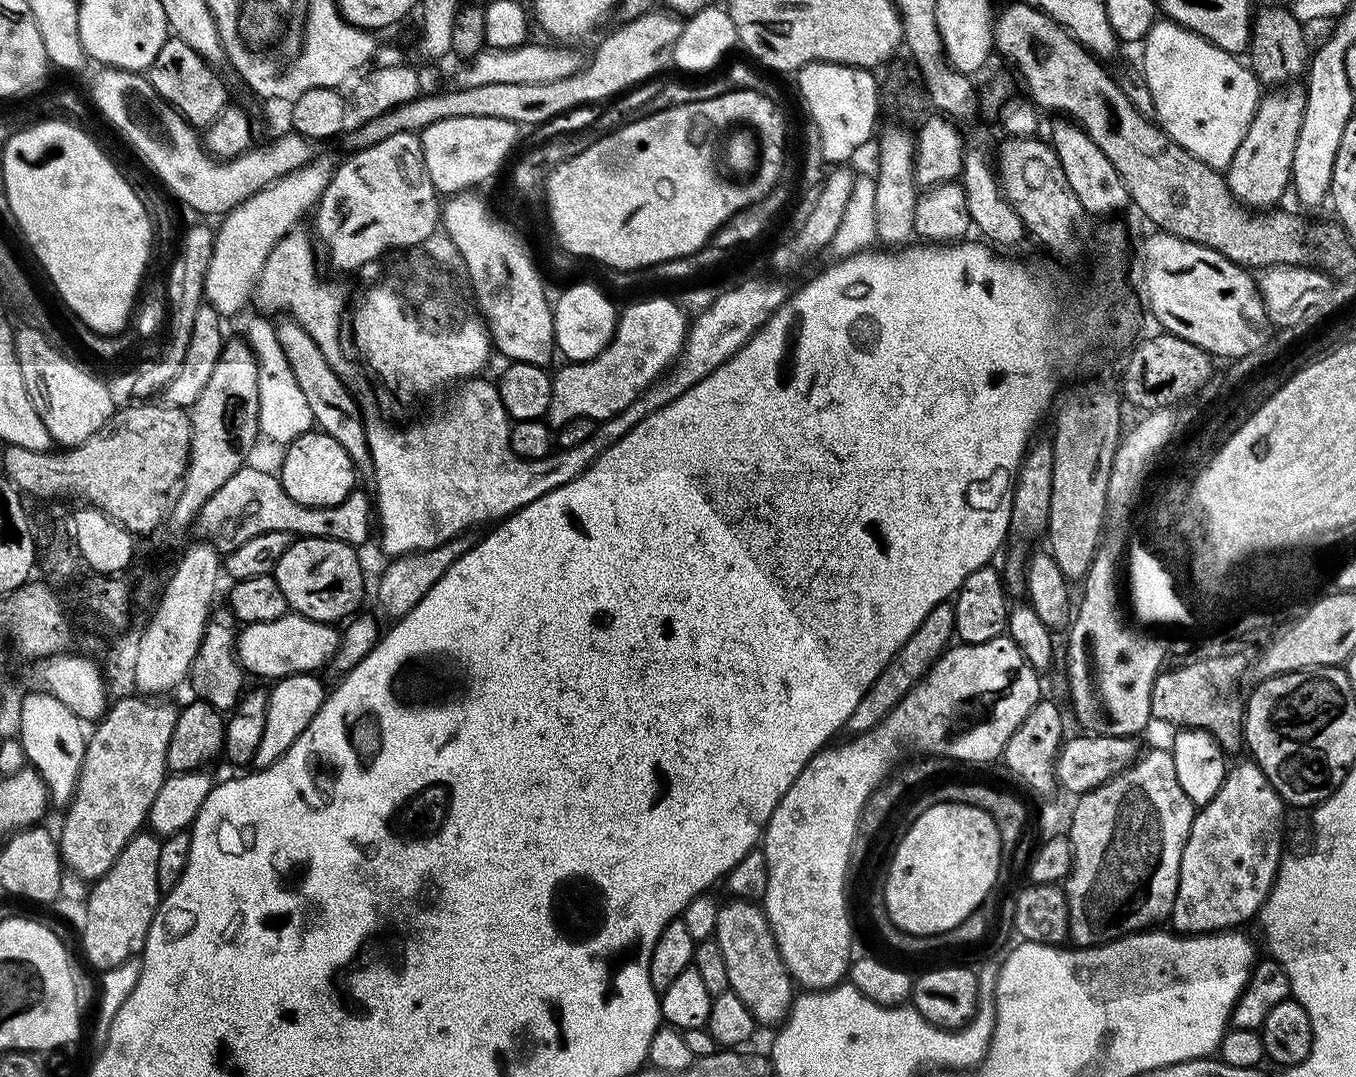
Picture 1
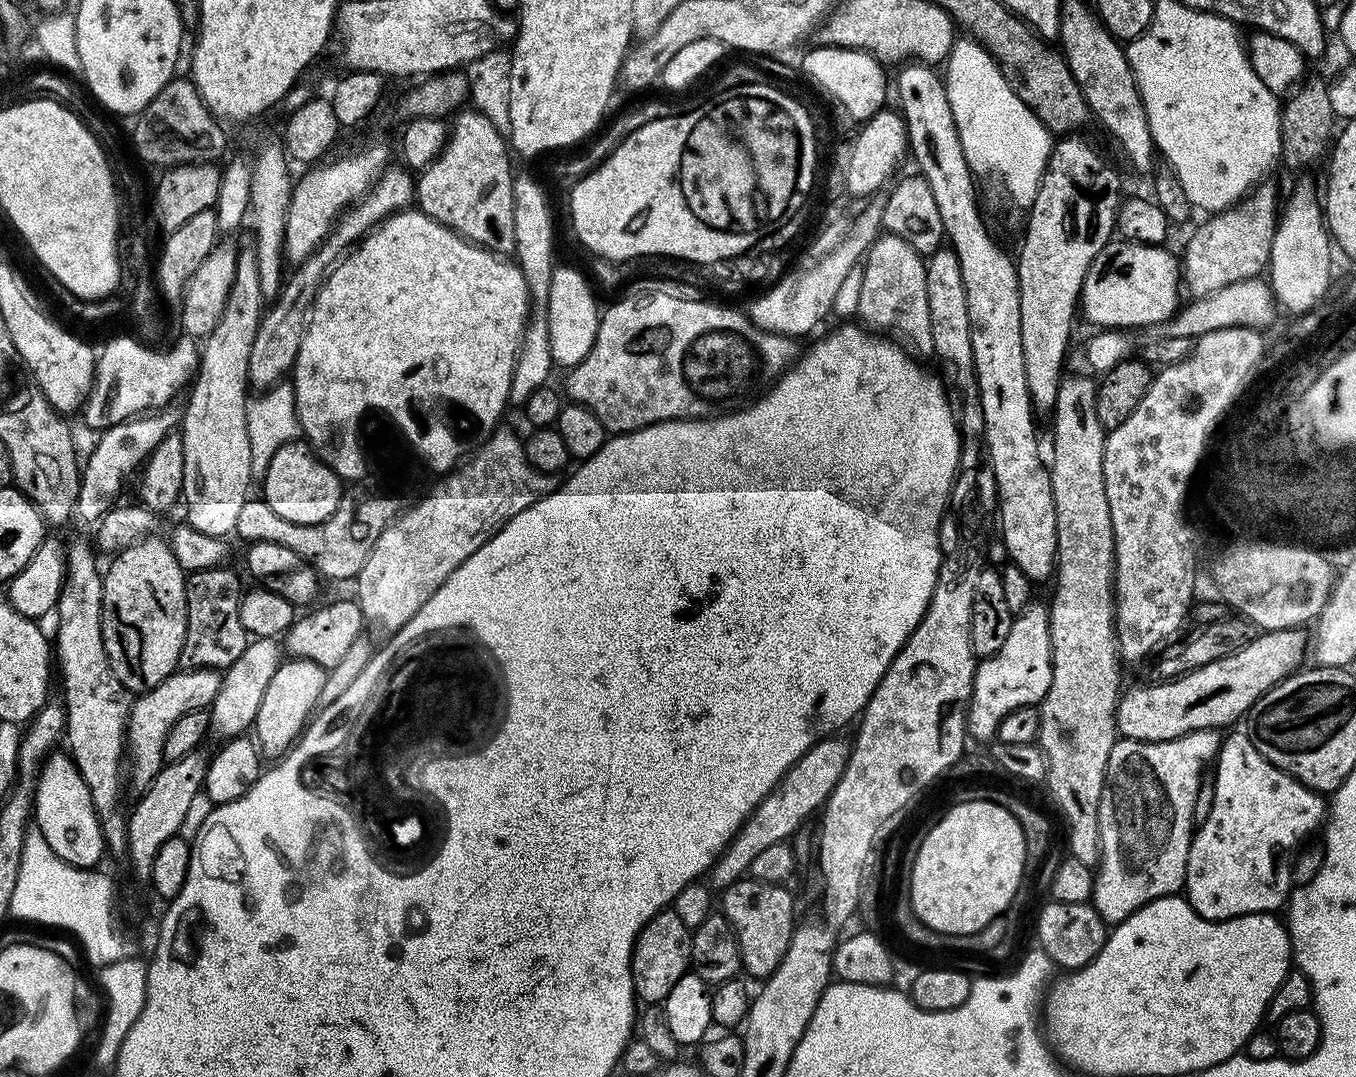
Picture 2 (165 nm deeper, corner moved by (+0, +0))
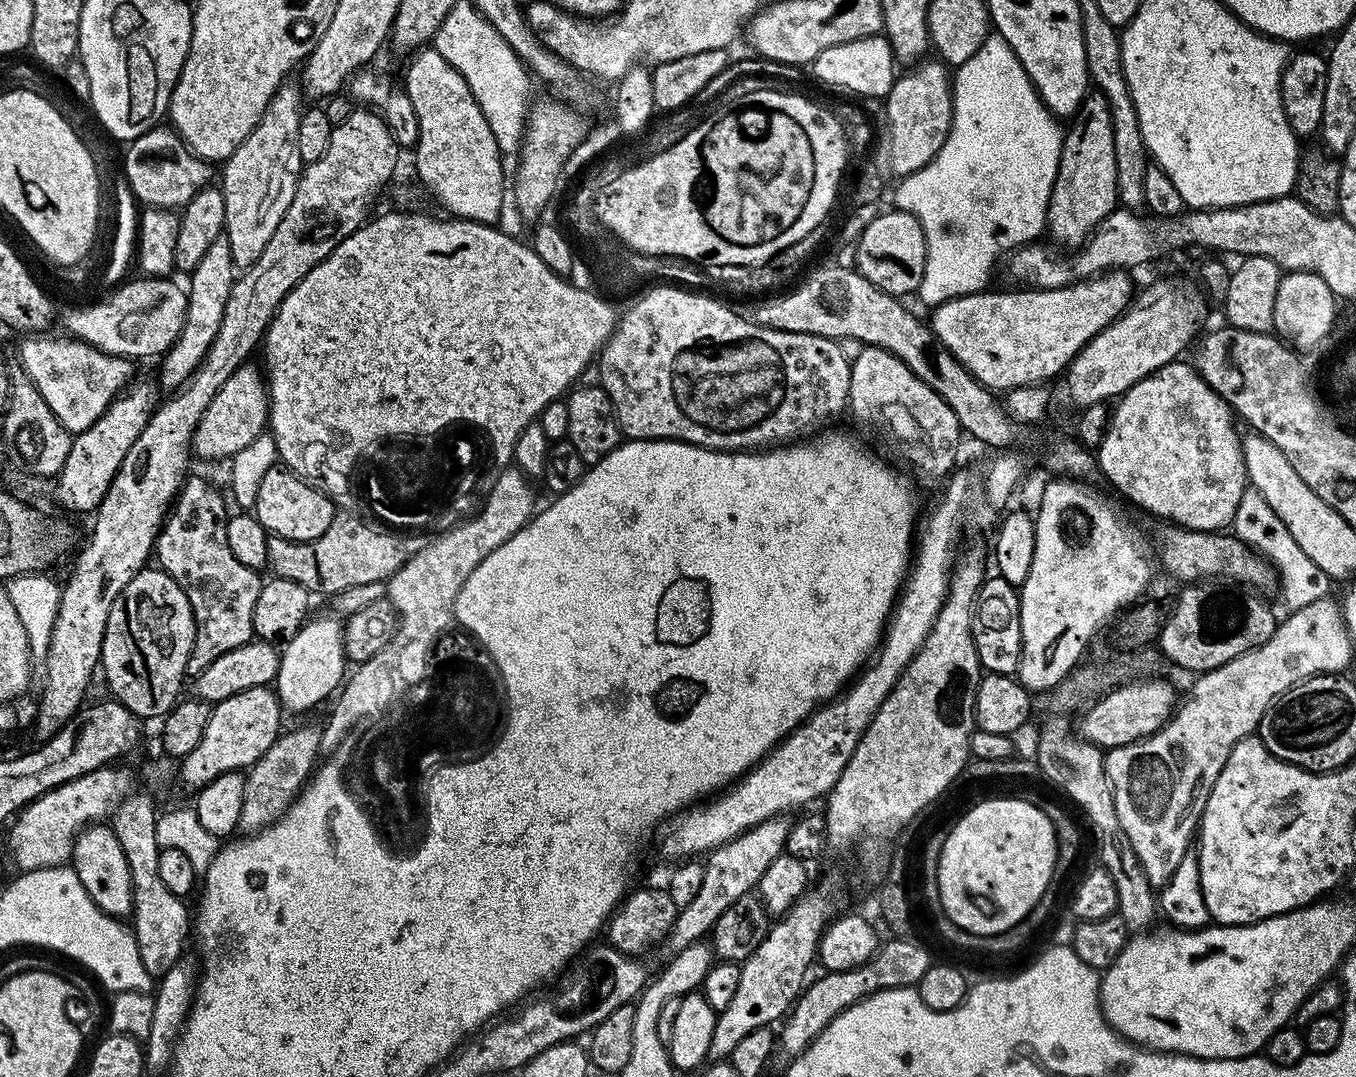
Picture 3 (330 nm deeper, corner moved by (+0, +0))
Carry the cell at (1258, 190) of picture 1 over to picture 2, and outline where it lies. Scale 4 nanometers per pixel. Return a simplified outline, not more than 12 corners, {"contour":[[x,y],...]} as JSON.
{"contour":[[1276,188],[1207,217],[1182,252],[1193,297],[1268,268]]}

